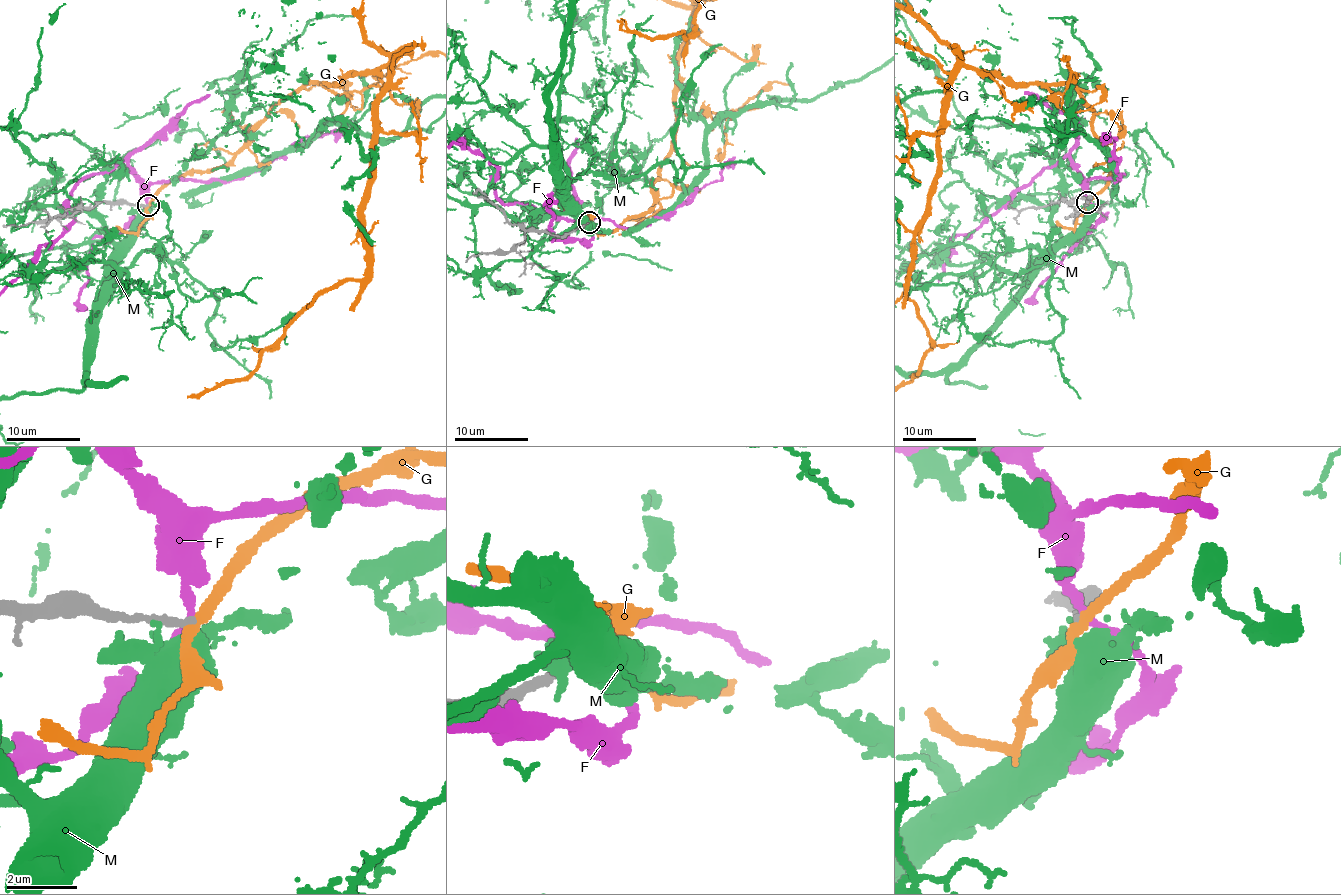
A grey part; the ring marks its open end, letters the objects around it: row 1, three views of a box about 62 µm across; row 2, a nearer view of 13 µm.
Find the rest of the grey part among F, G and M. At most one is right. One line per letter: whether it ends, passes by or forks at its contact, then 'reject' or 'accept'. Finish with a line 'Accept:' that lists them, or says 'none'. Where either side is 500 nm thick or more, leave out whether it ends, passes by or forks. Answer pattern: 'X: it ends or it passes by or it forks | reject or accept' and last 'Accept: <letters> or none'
F: it passes by | reject
G: it passes by | reject
M: it ends | reject
Accept: none

